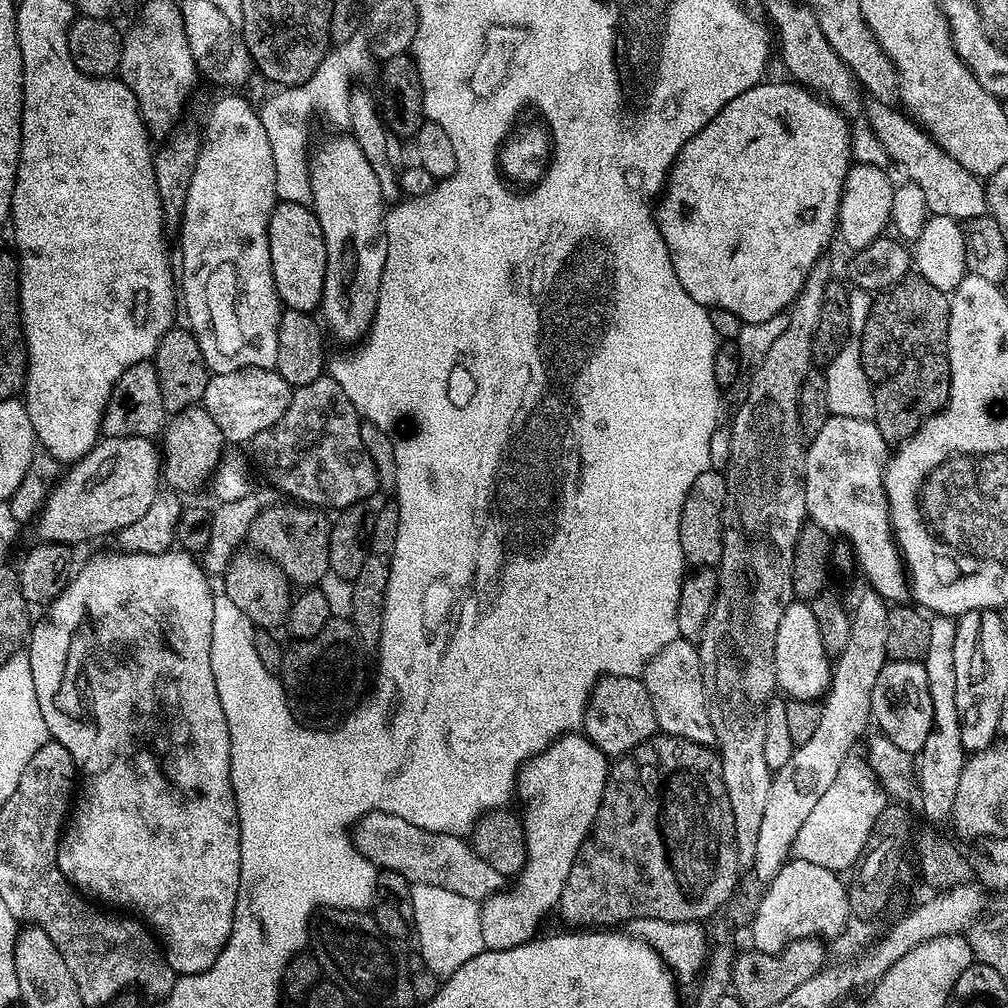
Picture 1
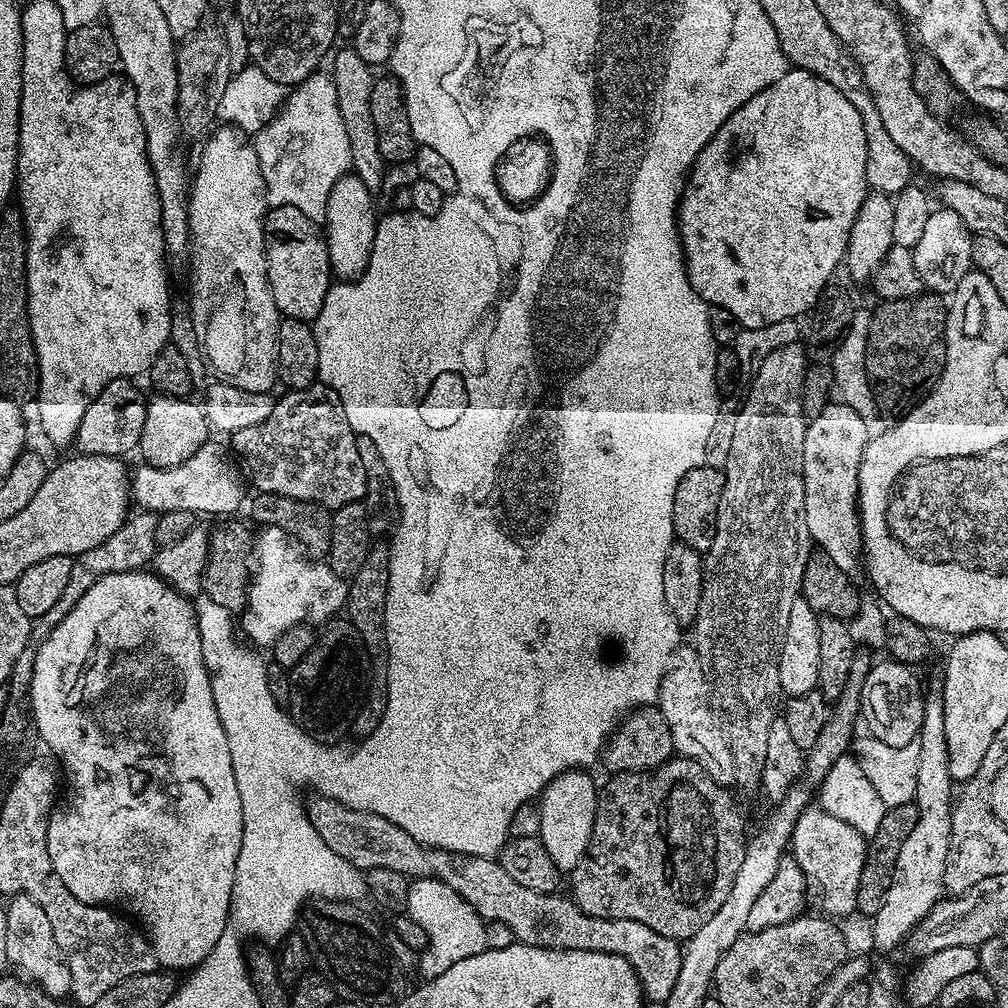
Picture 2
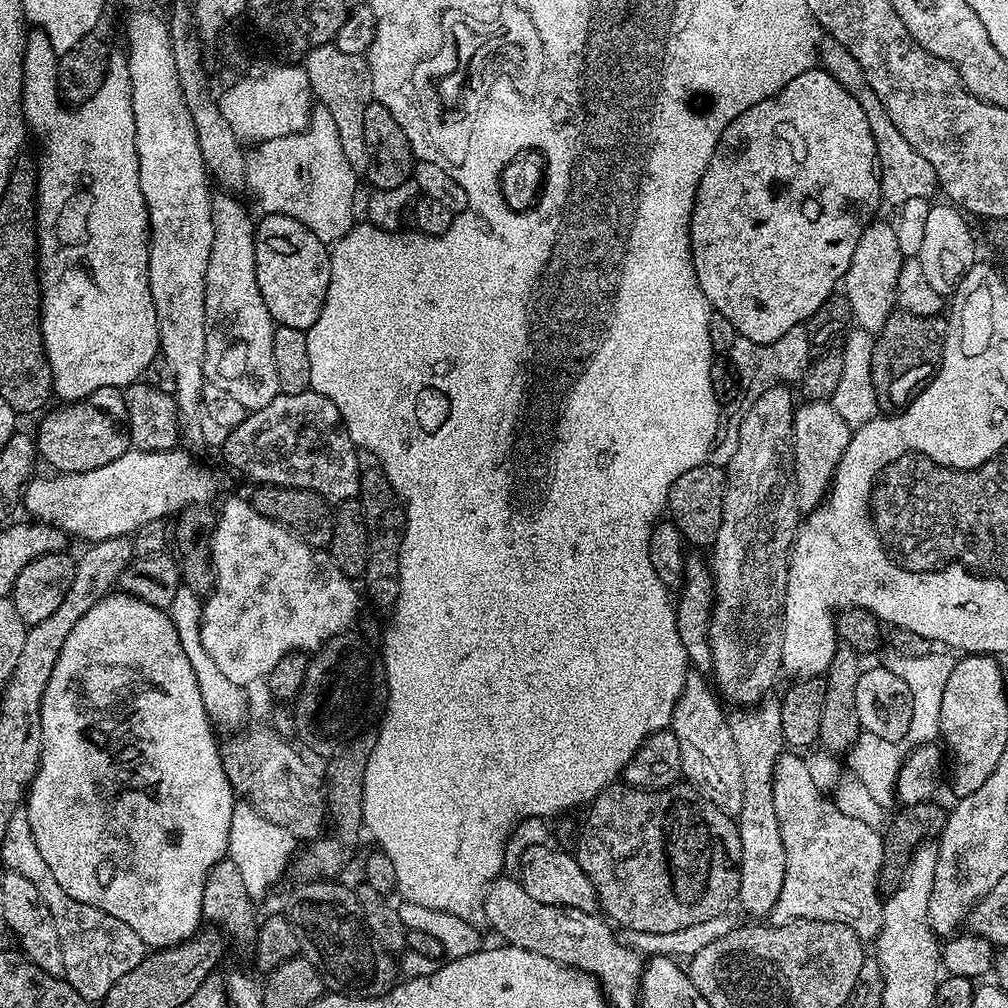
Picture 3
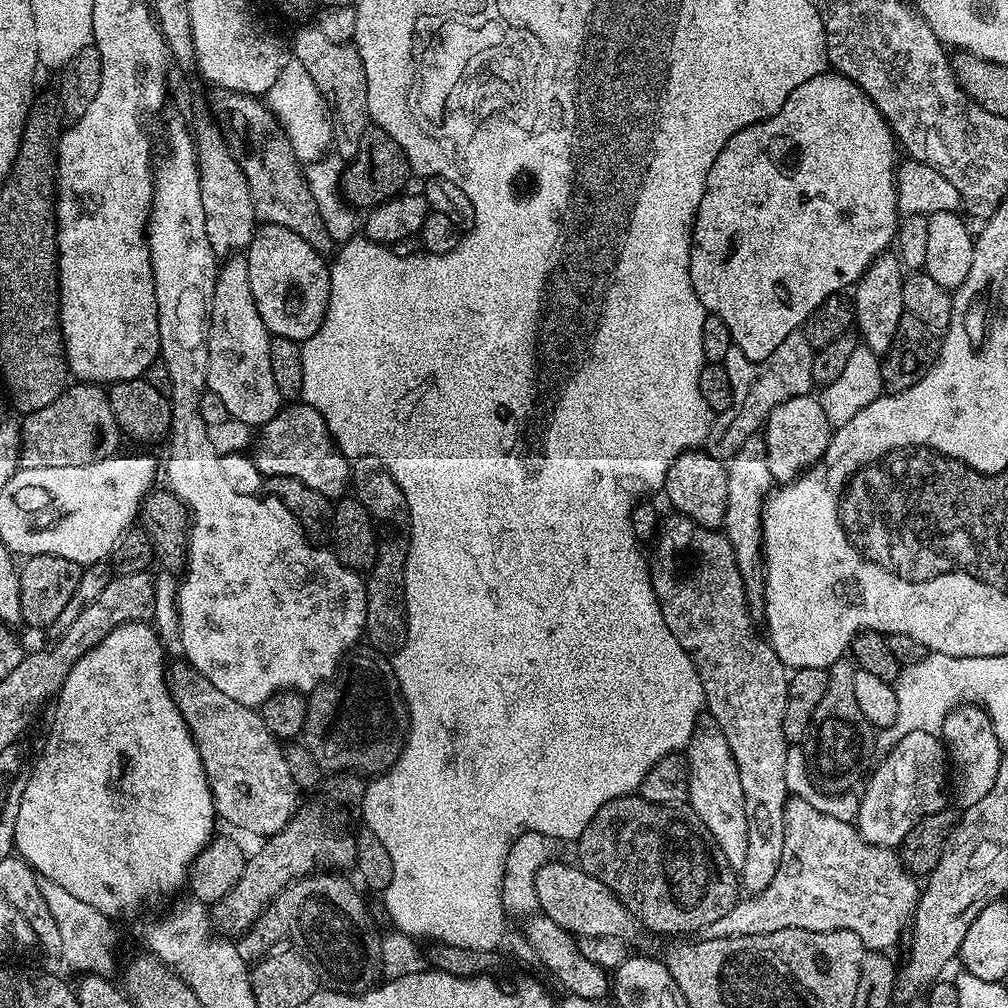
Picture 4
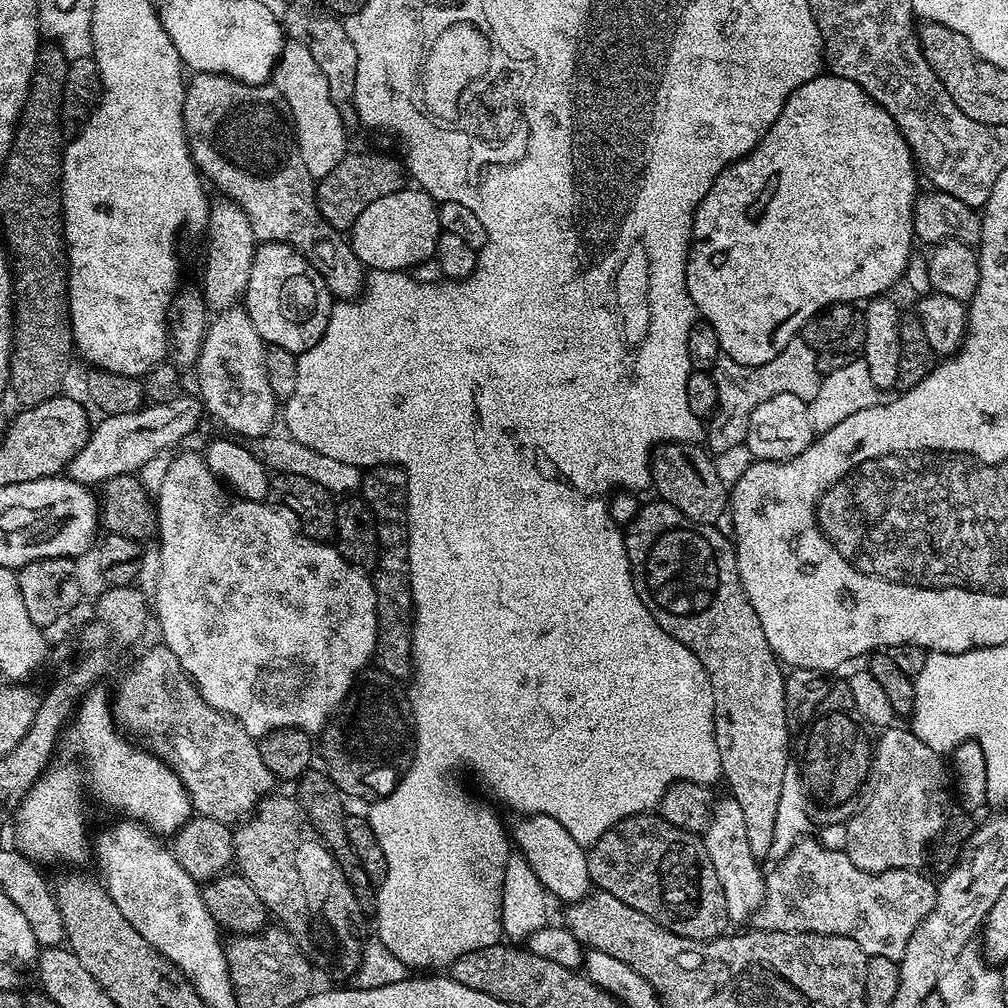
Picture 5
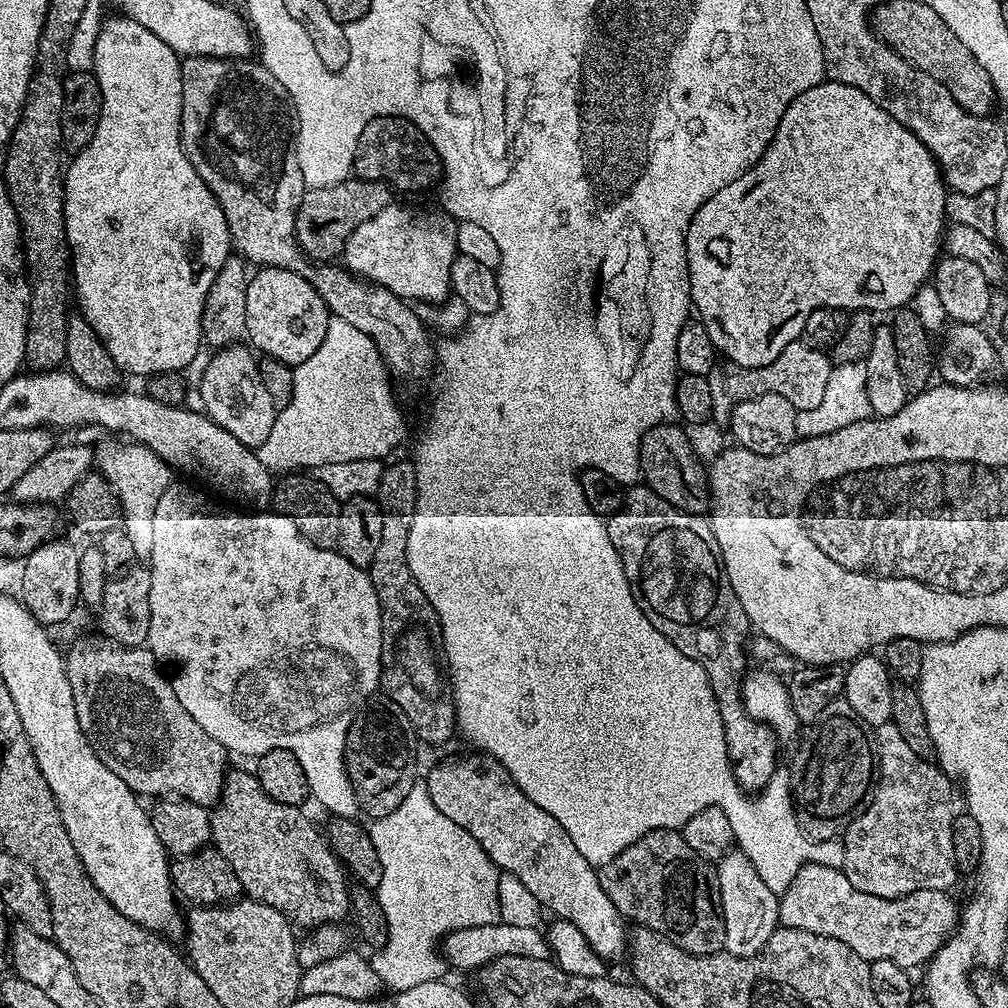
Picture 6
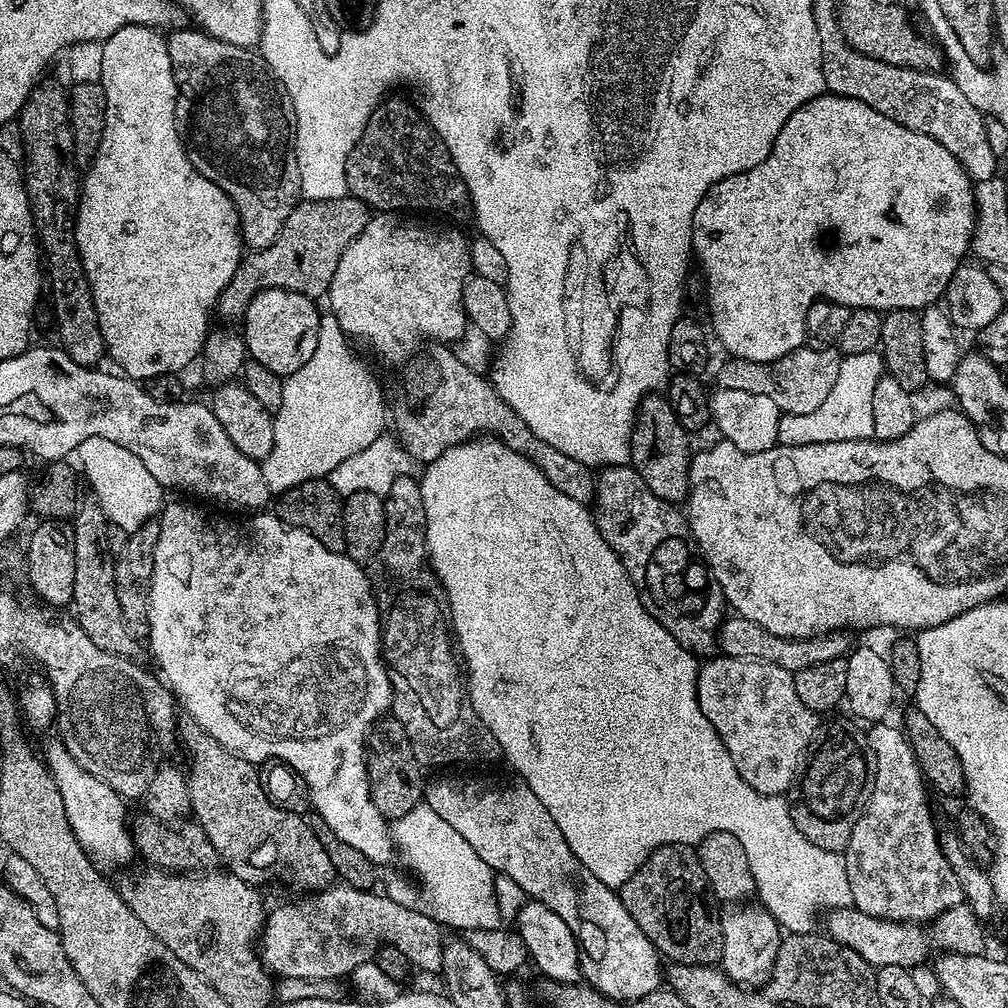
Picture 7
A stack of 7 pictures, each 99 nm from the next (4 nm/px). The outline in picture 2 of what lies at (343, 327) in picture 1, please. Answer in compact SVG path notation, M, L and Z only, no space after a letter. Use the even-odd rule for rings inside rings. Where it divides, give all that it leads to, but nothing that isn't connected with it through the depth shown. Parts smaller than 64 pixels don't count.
M347 174L334 182L326 202L322 231L328 241L328 261L332 263L333 273L340 278L356 278L368 264L370 250L374 246L374 234L378 211L372 205L373 193L356 175Z

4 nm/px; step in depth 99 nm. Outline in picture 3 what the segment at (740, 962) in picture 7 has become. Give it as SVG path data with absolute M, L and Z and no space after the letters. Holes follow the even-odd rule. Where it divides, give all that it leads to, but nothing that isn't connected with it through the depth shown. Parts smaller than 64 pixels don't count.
M695 670L689 671L682 694L674 706L670 730L678 738L678 746L682 750L682 776L687 783L695 786L700 795L708 799L719 812L739 814L742 810L742 766L738 763L738 750L734 750L734 734L730 734L728 717L725 709L720 709L721 701L713 685L709 681L708 685L704 680L707 679L701 673Z

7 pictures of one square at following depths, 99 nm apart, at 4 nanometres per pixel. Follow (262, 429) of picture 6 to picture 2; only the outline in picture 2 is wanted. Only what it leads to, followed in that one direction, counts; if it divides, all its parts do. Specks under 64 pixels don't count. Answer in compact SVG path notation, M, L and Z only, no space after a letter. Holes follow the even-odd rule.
M231 126L217 127L203 144L188 193L188 221L192 235L192 332L209 366L220 375L217 377L221 381L238 386L238 390L271 393L272 383L275 385L278 380L276 330L282 317L276 309L268 281L264 253L265 188L258 154L250 142L249 133Z

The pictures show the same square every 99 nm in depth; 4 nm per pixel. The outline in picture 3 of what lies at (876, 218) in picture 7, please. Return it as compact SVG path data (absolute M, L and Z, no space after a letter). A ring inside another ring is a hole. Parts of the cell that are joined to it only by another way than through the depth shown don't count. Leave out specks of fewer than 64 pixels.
M823 67L808 68L798 74L794 82L786 82L778 94L750 106L750 110L742 110L742 114L738 114L738 118L734 118L734 122L722 130L722 138L718 138L718 146L702 174L702 182L698 182L690 222L690 246L698 286L713 309L734 322L739 335L750 338L750 342L755 344L772 344L782 338L786 330L801 327L812 317L814 310L818 310L818 306L822 306L822 302L837 291L846 270L850 270L850 258L854 258L854 250L858 246L858 238L862 238L866 221L877 215L876 207L881 207L881 204L876 143L874 134L870 134L870 122L866 122L862 106L858 106L854 97Z

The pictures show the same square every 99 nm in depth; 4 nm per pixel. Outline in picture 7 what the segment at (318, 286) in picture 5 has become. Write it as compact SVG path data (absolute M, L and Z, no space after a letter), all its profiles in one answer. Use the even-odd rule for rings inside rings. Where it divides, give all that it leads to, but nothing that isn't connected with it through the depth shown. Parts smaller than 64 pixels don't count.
M271 288L259 292L250 302L242 321L242 335L249 357L282 378L306 366L314 355L314 346L318 346L322 312L316 309L316 304L313 297L303 296L294 290Z

